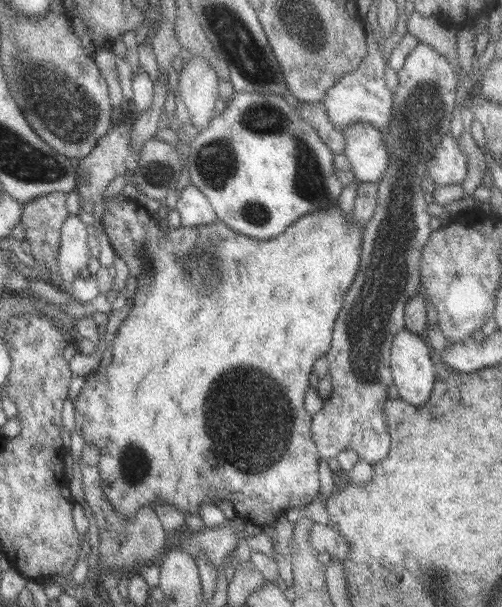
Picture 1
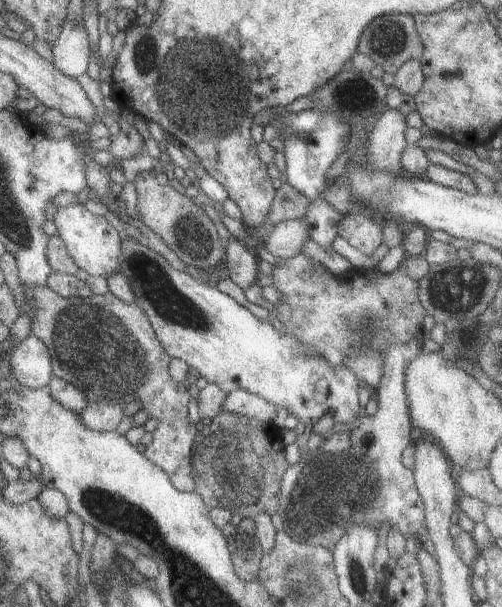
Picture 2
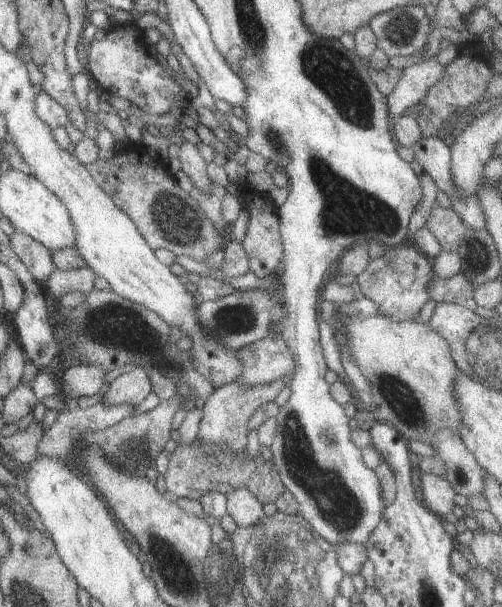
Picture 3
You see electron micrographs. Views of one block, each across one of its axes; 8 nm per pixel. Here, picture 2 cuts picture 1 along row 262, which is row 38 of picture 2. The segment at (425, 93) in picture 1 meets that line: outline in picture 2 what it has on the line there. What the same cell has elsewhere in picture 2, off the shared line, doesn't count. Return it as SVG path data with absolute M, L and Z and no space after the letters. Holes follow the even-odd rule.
M385 14L385 16L373 18L373 22L365 26L357 44L357 54L369 56L375 62L375 66L381 66L385 72L391 72L391 74L395 74L399 66L403 66L405 62L419 60L421 50L423 50L423 44L417 34L415 20L413 16L405 16L405 14Z

